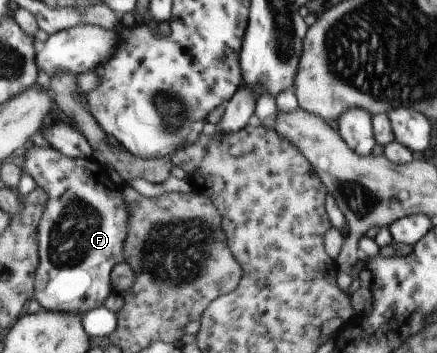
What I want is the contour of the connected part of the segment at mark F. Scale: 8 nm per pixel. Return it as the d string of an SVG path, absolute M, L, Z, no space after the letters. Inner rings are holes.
M30 144L24 149L23 153L25 155L24 165L22 167L23 172L29 174L36 181L37 186L43 187L48 194L44 216L40 220L40 225L38 226L38 243L41 249L41 266L36 272L36 297L40 300L43 308L52 311L85 314L85 312L103 307L105 300L107 300L107 296L109 296L111 292L115 292L112 281L112 270L118 262L124 262L126 260L124 244L128 237L128 228L130 227L132 214L130 213L128 202L124 197L123 190L125 190L125 186L113 182L113 180L109 178L109 172L107 172L108 168L106 165L93 156L90 158L71 158L65 156L65 154L60 150L57 150L55 147L50 146L44 148Z

